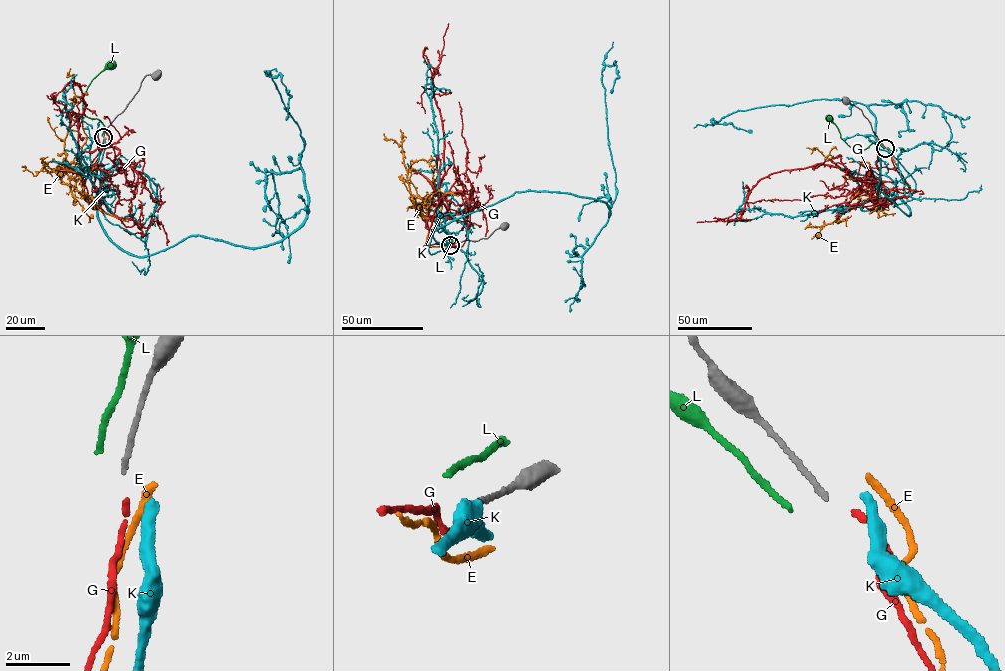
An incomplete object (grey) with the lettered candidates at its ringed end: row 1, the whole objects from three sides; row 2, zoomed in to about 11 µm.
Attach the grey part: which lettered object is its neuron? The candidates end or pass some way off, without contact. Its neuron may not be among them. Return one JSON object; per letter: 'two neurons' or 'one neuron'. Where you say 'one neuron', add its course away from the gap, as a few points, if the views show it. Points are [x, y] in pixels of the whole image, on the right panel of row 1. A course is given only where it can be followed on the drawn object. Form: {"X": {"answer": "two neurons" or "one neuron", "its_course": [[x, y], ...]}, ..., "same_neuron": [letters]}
{"E": {"answer": "two neurons"}, "G": {"answer": "one neuron", "its_course": [[887, 148], [910, 191], [882, 190], [838, 167], [817, 164], [760, 179], [740, 219], [697, 222]]}, "K": {"answer": "two neurons"}, "L": {"answer": "two neurons"}, "same_neuron": ["G"]}

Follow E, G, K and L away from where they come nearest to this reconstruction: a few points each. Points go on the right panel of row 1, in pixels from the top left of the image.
E: (887, 147), (910, 189), (903, 193), (882, 189), (874, 197), (815, 147), (806, 147)
G: (887, 148), (910, 191), (882, 190), (838, 167), (817, 164), (760, 179), (740, 219), (697, 222)
K: (887, 148), (915, 183), (901, 198), (909, 215), (878, 191), (864, 105), (813, 100), (712, 120), (752, 132)
L: (884, 148), (873, 143), (862, 150), (851, 148), (829, 119)

